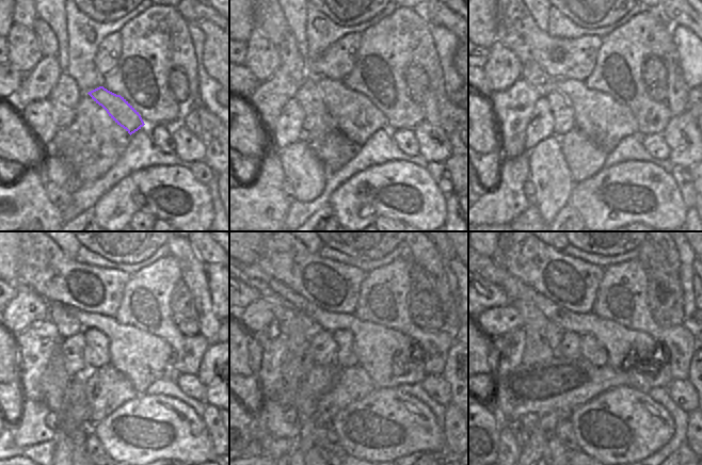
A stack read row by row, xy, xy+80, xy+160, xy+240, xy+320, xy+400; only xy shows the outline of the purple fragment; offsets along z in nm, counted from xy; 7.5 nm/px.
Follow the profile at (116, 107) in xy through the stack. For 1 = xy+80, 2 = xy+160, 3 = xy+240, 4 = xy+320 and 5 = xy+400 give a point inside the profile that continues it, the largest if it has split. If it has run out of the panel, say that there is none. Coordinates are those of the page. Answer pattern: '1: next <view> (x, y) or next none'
1: next xy+80 (354, 115)
2: next xy+160 (605, 122)
3: next xy+240 (139, 355)
4: next xy+320 (381, 351)
5: next xy+400 (627, 349)

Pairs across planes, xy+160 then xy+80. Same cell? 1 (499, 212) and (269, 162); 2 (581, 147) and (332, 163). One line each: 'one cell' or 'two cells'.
1: one cell
2: one cell

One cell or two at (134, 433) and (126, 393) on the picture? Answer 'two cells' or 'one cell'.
two cells

